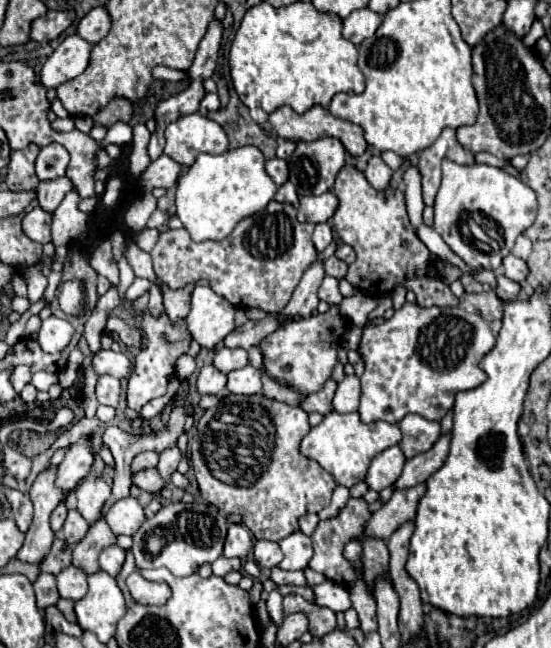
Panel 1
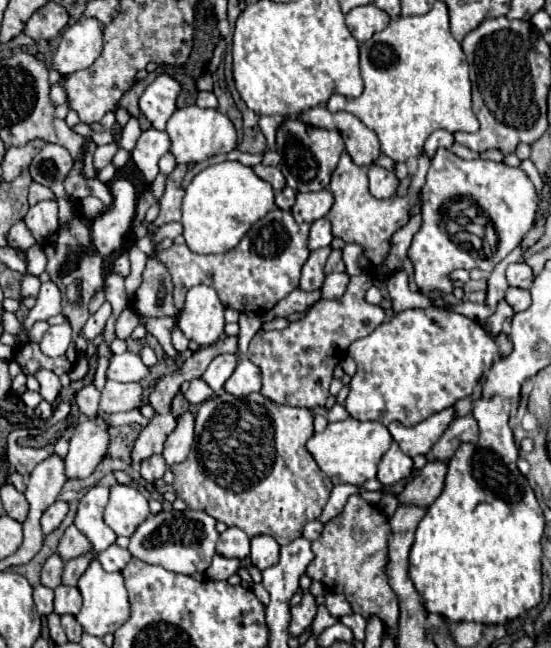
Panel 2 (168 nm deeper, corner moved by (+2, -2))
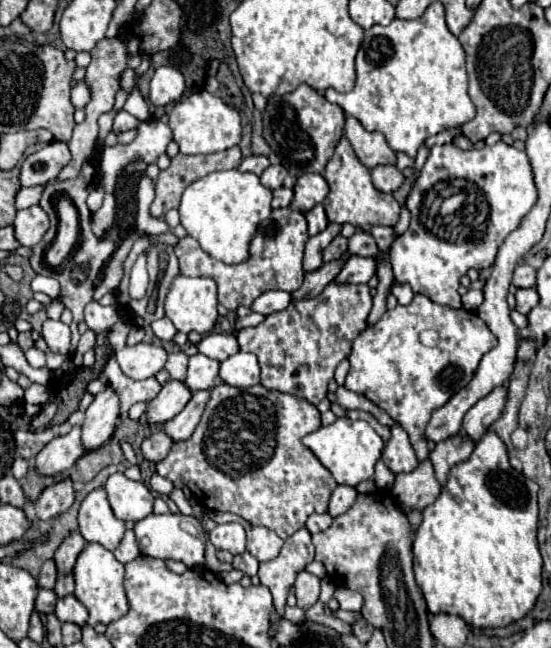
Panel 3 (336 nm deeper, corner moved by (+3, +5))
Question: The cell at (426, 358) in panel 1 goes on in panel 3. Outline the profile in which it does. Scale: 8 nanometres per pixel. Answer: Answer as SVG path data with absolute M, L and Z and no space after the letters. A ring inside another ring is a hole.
M414 295L410 305L398 305L386 311L376 325L366 327L354 339L344 387L366 395L400 423L410 435L416 457L424 461L430 453L424 429L432 413L452 397L452 391L460 391L472 381L482 355L496 343L488 325L474 311L442 307L428 297ZM426 329L436 329L436 332ZM431 344L434 347L426 347Z

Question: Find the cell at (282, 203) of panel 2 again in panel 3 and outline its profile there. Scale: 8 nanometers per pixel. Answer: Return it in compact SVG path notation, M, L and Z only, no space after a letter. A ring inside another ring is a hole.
M280 187L274 191L274 199L272 199L272 207L288 207L293 199L293 189Z

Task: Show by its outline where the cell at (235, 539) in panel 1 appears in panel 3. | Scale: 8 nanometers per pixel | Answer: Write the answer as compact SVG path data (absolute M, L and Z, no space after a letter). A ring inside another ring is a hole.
M240 523L216 525L208 535L216 549L230 551L232 555L240 555L246 551L246 531Z

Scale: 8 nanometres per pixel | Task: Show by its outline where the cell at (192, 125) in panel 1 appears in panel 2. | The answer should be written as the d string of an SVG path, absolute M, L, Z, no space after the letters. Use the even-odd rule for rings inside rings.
M199 106L179 108L167 122L167 134L171 138L169 152L175 156L177 164L199 164L219 154L229 154L237 146L237 132L231 120L219 110L203 110Z

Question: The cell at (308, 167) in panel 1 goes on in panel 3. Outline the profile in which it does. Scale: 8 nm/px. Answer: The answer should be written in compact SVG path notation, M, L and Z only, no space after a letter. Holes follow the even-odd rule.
M302 83L292 93L268 97L268 105L264 109L264 139L292 177L322 173L342 137L344 119L346 117L340 105L326 101L324 95Z

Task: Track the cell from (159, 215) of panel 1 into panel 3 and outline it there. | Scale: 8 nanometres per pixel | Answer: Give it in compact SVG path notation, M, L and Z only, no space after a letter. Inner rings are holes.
M232 147L220 153L210 155L184 155L178 153L172 157L172 163L168 169L160 171L156 181L156 199L152 201L150 215L160 217L170 209L176 209L180 205L180 197L184 189L198 181L200 177L222 171L222 169L236 169L242 163L240 147Z

